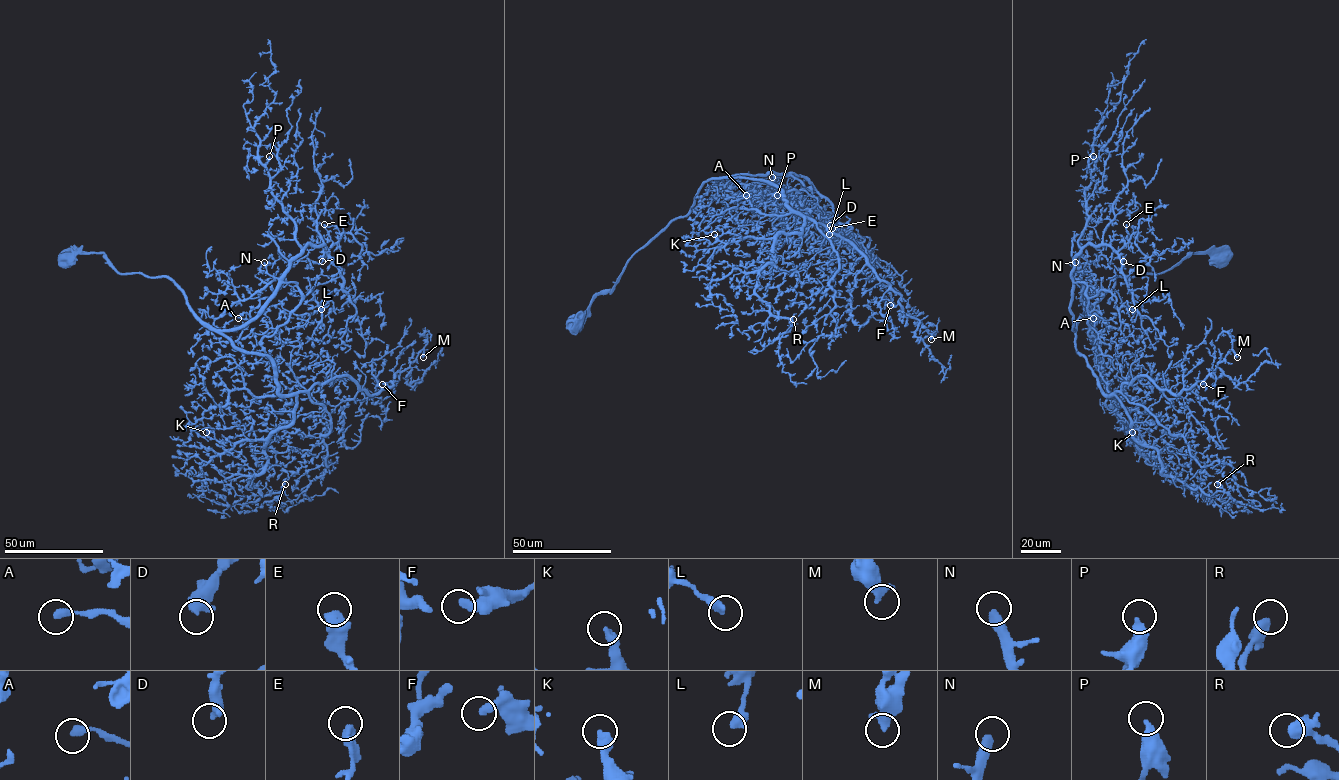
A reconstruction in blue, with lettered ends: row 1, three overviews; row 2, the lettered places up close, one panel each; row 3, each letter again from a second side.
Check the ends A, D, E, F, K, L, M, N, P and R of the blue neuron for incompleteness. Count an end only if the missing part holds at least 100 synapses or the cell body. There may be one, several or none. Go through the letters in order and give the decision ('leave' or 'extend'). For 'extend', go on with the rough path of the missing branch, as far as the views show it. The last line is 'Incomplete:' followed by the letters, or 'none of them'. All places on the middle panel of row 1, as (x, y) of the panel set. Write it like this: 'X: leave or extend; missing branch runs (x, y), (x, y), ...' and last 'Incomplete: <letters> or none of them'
A: leave
D: leave
E: leave
F: leave
K: leave
L: leave
M: leave
N: extend; missing branch runs (772, 177), (741, 189)
P: leave
R: leave
Incomplete: N

